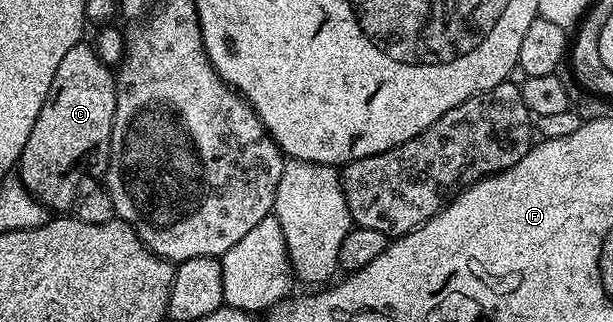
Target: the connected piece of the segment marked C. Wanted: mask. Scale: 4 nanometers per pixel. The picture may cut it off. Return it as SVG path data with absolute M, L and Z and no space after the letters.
M79 42L76 46L72 46L72 50L64 54L60 66L56 66L52 90L48 90L48 98L44 106L40 106L36 126L32 126L32 134L28 134L28 142L16 165L17 179L47 210L62 214L73 209L83 187L82 179L90 175L101 177L106 167L110 165L110 143L112 126L116 118L117 93L115 73L111 65L105 64L99 58L93 43Z

